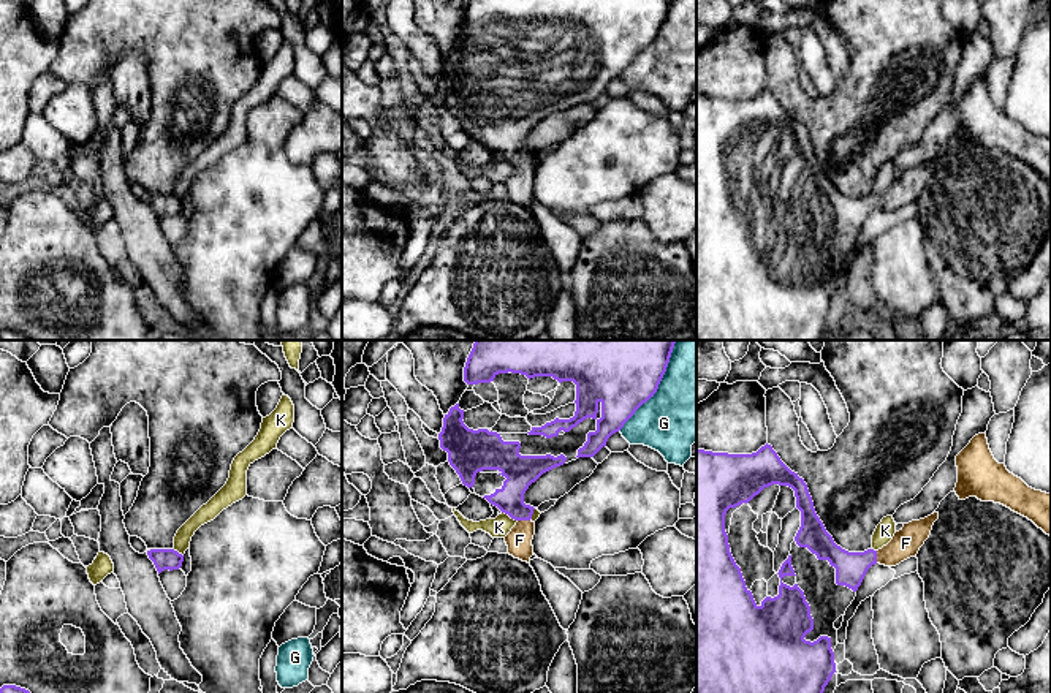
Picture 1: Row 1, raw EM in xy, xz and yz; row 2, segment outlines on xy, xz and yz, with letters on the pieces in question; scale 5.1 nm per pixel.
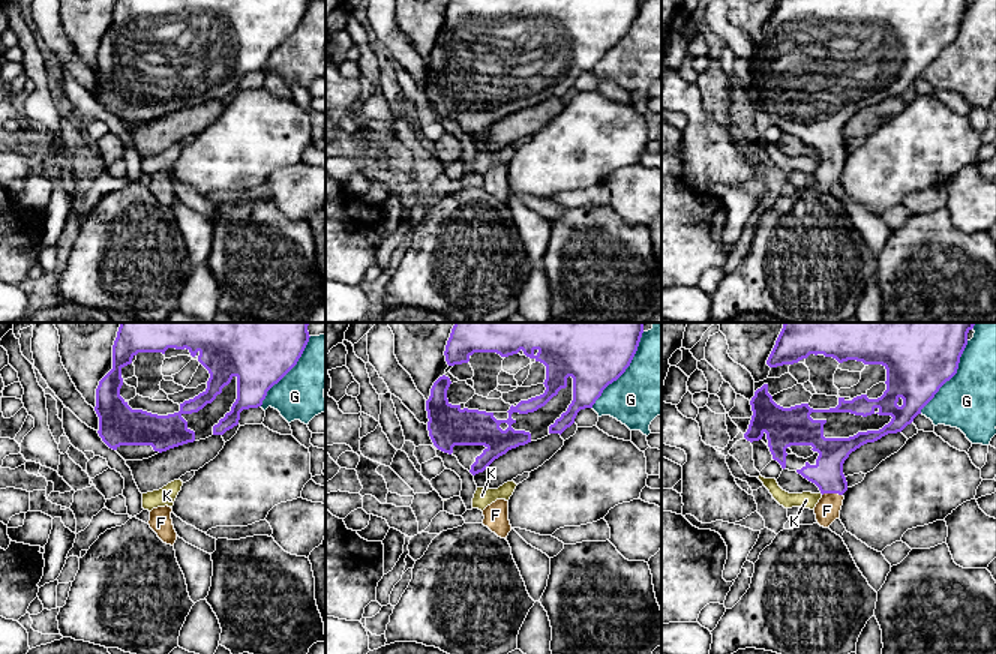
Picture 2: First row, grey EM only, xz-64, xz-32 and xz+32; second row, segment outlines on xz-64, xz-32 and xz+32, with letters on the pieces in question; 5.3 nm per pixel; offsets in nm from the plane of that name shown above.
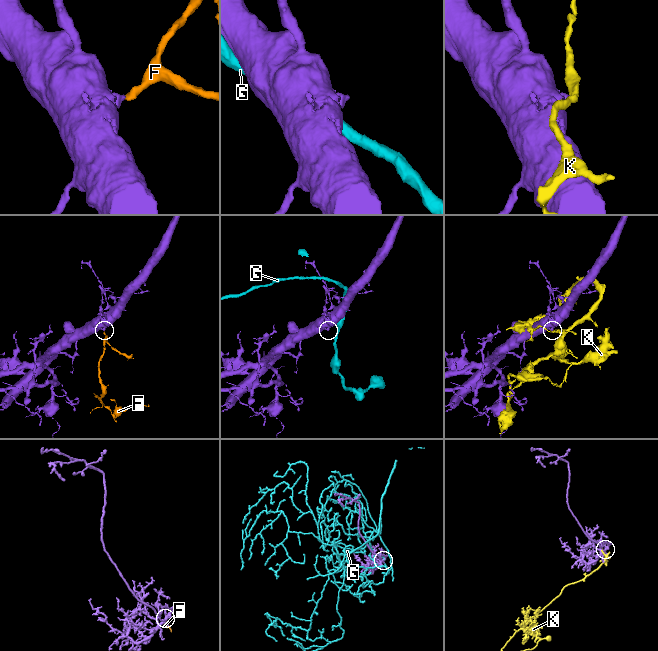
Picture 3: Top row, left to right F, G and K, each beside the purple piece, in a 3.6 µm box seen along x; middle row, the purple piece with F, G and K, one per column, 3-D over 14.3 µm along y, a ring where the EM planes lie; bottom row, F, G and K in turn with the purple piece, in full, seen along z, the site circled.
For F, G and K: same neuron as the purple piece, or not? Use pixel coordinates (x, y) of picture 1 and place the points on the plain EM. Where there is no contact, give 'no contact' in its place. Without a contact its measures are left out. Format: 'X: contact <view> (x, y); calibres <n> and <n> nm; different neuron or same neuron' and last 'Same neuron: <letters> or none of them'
F: contact xz (524, 165); calibres 160 and 130 nm; same neuron
G: contact xz (654, 38); calibres 300 and 400 nm; different neuron
K: contact xz (510, 162); calibres 160 and 110 nm; different neuron
Same neuron: F

